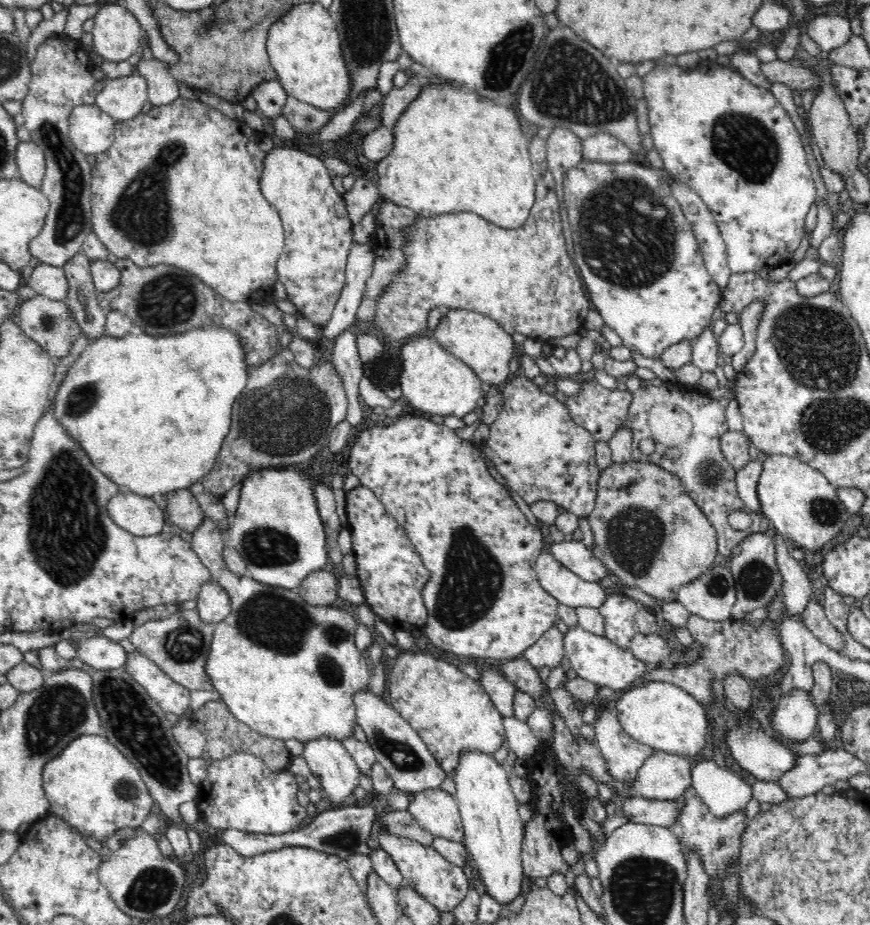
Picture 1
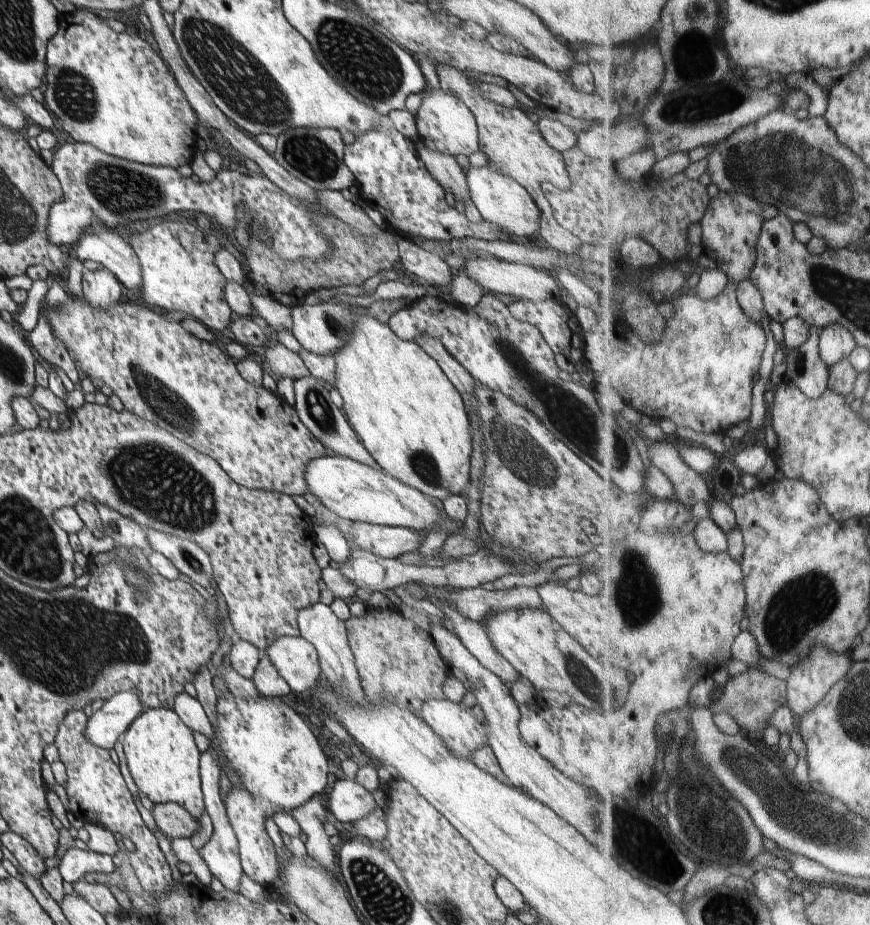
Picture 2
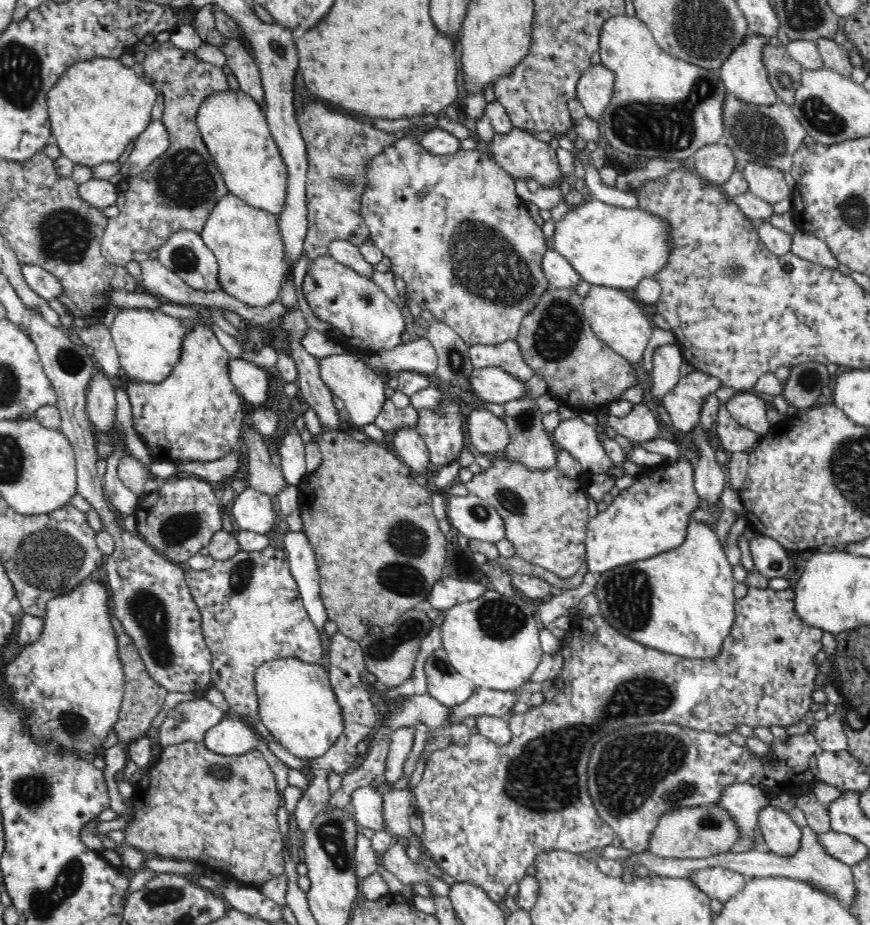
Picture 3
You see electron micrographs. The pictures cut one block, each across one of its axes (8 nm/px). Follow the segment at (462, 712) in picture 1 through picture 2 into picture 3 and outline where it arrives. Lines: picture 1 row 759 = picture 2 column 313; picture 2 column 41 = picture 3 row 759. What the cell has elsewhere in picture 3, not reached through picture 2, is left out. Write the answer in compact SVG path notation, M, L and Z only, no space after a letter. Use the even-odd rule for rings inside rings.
M295 657L271 660L258 668L254 680L258 718L290 754L306 760L320 758L336 742L344 728L342 713L329 674L320 663L306 663Z

